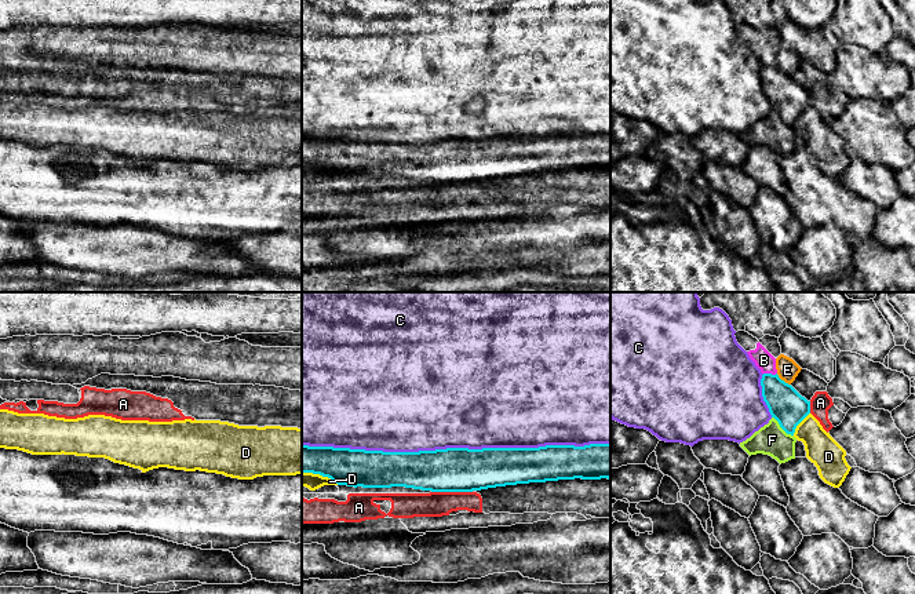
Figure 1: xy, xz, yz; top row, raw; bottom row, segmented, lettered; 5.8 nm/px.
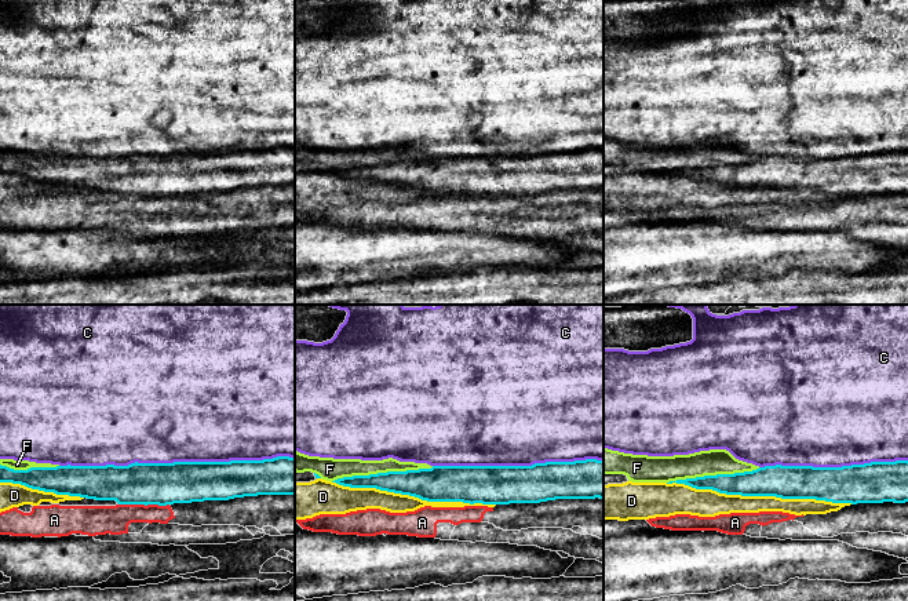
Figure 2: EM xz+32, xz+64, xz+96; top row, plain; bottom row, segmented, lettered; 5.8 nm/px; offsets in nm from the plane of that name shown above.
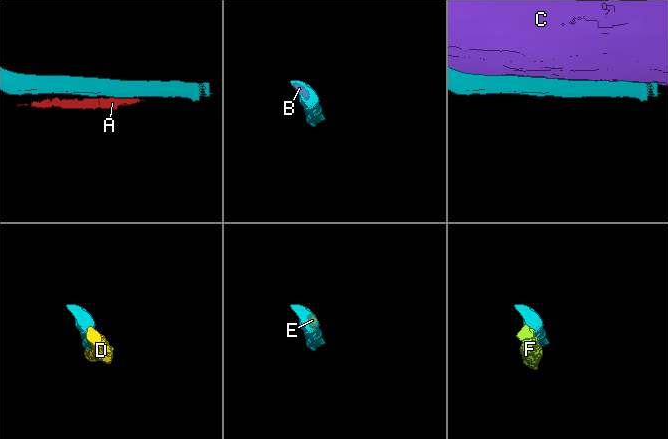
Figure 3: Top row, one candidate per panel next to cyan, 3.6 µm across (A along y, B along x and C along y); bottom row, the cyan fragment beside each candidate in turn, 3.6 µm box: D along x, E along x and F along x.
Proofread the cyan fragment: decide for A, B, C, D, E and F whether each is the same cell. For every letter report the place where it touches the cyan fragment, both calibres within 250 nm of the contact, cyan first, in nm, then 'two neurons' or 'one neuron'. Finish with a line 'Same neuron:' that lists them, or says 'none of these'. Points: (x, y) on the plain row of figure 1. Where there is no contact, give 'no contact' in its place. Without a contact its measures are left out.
A: contact xz (452, 182); calibres 260 and 140 nm; two neurons
B: contact yz (770, 65); calibres 200 and 110 nm; two neurons
C: contact xz (455, 139); calibres 260 and 500 nm; two neurons
D: contact yz (799, 113); calibres 200 and 190 nm; two neurons
E: contact yz (783, 72); calibres 200 and 130 nm; two neurons
F: contact yz (782, 119); calibres 200 and 180 nm; two neurons
Same neuron: none of these

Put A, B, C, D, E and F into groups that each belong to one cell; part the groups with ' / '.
A / B E / C / D / F

